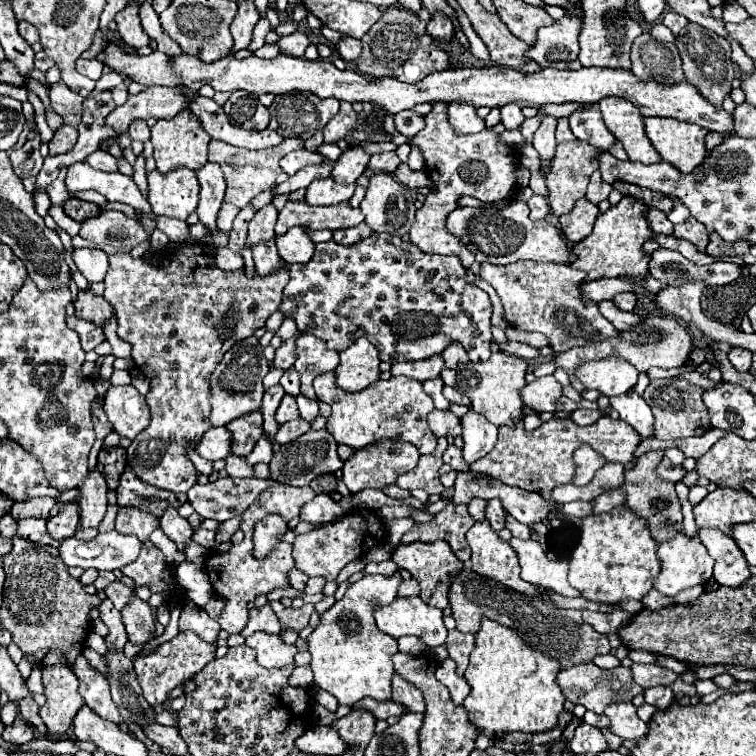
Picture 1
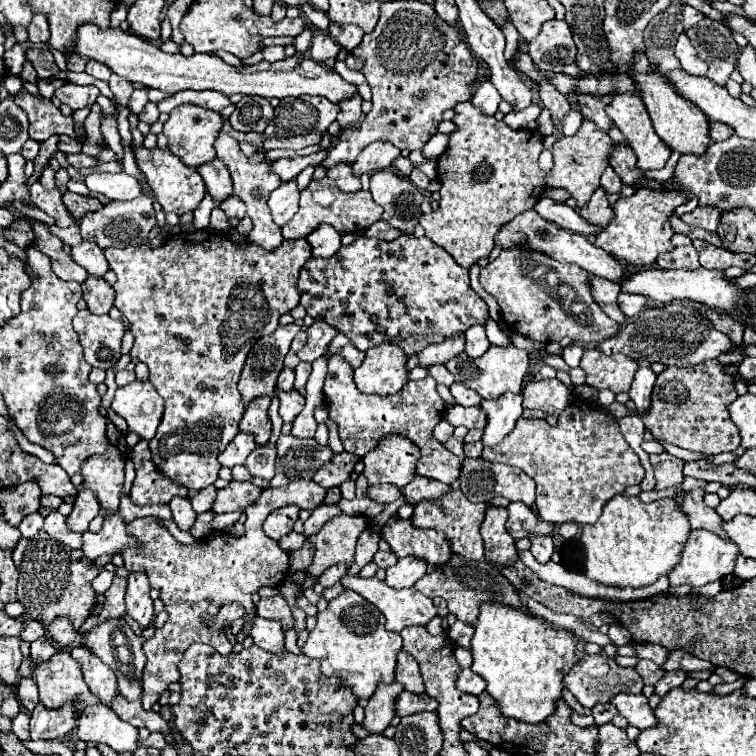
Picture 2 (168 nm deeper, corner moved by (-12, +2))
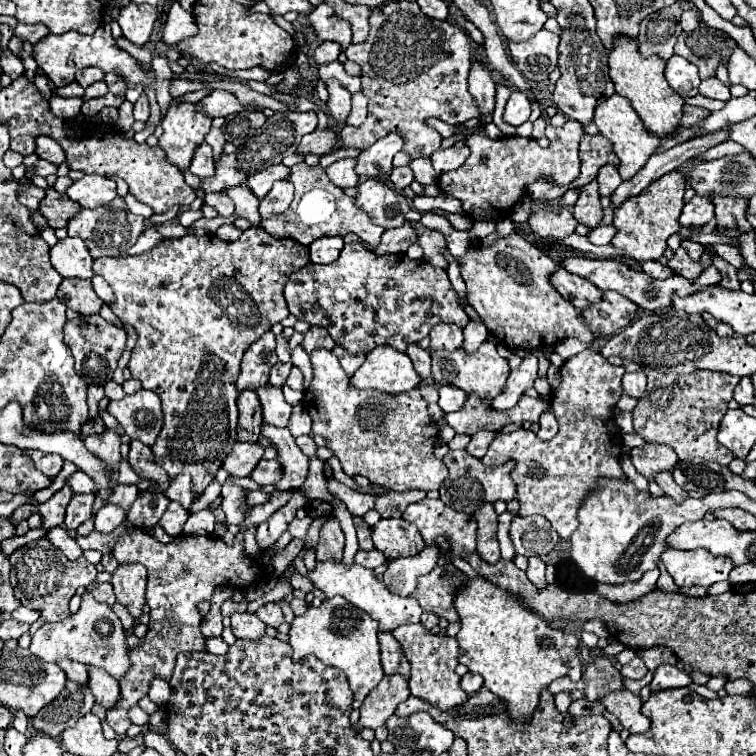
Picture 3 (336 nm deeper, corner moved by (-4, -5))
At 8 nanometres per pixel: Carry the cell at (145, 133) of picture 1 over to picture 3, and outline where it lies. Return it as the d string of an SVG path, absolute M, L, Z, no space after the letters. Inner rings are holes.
M142 92L142 96L138 98L138 102L134 104L134 118L140 120L140 122L146 122L150 116L150 108L148 108L148 98L146 94Z

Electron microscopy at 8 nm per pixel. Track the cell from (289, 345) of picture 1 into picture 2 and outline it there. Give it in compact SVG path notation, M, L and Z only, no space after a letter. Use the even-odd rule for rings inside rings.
M314 321L306 329L306 333L308 333L308 343L304 345L304 349L298 351L298 357L300 357L300 361L312 363L314 359L326 355L326 349L328 349L332 337L336 337L338 331L324 321Z

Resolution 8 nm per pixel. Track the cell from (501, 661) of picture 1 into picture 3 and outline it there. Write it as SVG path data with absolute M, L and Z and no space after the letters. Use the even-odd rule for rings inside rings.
M470 580L456 596L454 608L460 616L460 632L456 640L464 650L460 664L484 678L484 688L504 700L512 720L528 722L538 706L540 692L560 676L580 680L582 662L578 654L578 638L574 634L554 630L538 614L528 612L520 600L492 582Z

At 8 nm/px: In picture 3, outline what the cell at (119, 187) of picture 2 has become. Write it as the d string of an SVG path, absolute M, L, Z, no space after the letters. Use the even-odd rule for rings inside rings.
M90 174L84 176L80 180L76 180L66 194L76 200L80 206L84 208L100 208L110 204L118 194L116 194L116 184L110 178L98 176L98 174Z

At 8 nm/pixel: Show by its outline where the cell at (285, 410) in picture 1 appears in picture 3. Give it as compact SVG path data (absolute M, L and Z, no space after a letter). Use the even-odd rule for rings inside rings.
M264 386L256 394L258 394L260 404L264 408L264 422L274 424L274 426L288 426L292 406L284 400L282 390L272 388L272 386Z

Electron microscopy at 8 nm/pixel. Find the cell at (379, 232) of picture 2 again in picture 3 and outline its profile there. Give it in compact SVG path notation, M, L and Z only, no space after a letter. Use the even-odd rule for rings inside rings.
M406 222L404 226L396 230L386 230L382 234L380 244L374 248L374 252L376 254L400 254L400 252L406 252L406 248L414 242L416 242L416 236L412 232L412 226Z

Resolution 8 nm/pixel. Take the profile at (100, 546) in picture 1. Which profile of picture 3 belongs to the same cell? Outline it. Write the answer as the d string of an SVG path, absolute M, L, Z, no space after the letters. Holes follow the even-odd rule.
M104 504L94 516L96 532L112 532L122 522L124 522L124 512L116 504Z

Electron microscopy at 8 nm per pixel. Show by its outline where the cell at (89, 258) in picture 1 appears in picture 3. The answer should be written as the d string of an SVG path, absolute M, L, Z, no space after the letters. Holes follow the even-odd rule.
M64 238L56 246L50 248L50 262L64 278L86 278L94 276L92 272L92 256L84 240L80 238Z

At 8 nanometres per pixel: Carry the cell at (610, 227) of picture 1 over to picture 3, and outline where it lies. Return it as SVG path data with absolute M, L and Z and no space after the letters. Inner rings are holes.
M668 172L660 180L652 182L638 196L628 198L620 208L614 210L612 226L618 230L612 238L612 246L620 248L628 260L644 262L644 260L660 260L666 252L666 240L680 228L678 216L684 208L684 190L686 178L682 172Z

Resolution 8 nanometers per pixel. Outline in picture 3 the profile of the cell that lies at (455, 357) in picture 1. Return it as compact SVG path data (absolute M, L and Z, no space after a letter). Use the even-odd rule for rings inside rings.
M470 320L468 326L464 328L464 344L462 344L464 352L474 354L478 350L478 346L486 340L486 336L488 336L486 326L482 322L478 322L478 320Z

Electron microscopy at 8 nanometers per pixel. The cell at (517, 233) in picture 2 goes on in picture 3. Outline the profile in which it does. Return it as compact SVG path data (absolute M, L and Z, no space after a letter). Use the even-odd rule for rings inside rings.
M568 256L568 258L562 258L560 264L562 264L568 272L586 278L588 282L592 282L592 284L598 286L600 290L620 292L622 296L626 296L628 300L632 300L632 302L638 304L640 308L652 310L652 312L660 312L662 308L668 308L668 306L670 306L670 296L672 296L672 292L680 292L680 296L684 296L684 294L696 292L696 290L700 290L700 288L704 288L704 286L708 286L708 284L718 284L718 282L720 282L720 272L718 272L714 266L708 266L708 268L696 278L696 282L688 282L684 276L670 276L670 278L666 278L666 280L654 280L654 278L650 278L648 274L638 272L638 270L626 266L624 262L612 260L612 258Z

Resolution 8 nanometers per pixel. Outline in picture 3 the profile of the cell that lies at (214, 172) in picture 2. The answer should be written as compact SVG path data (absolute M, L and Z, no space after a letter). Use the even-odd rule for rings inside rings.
M200 144L200 148L196 150L196 156L192 158L192 164L188 168L194 176L198 178L212 178L216 168L214 168L214 158L212 158L212 148L208 148L208 144Z

